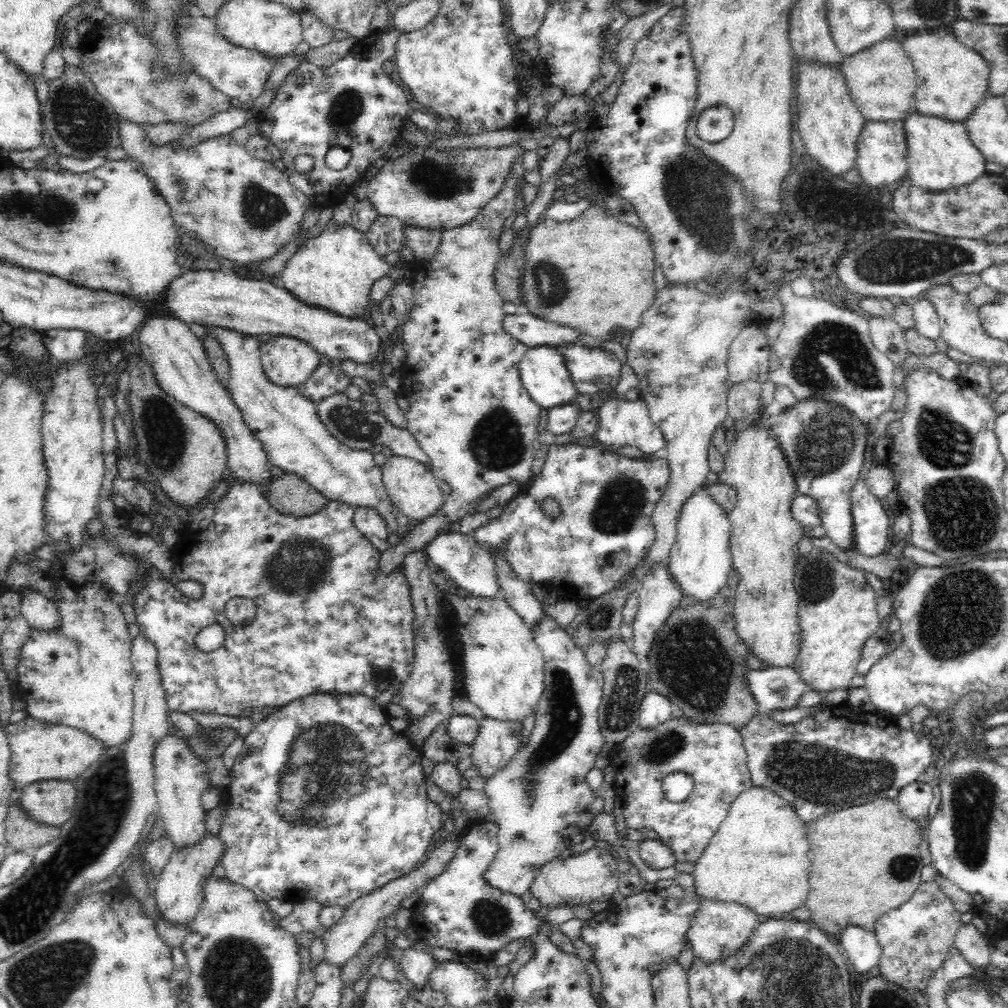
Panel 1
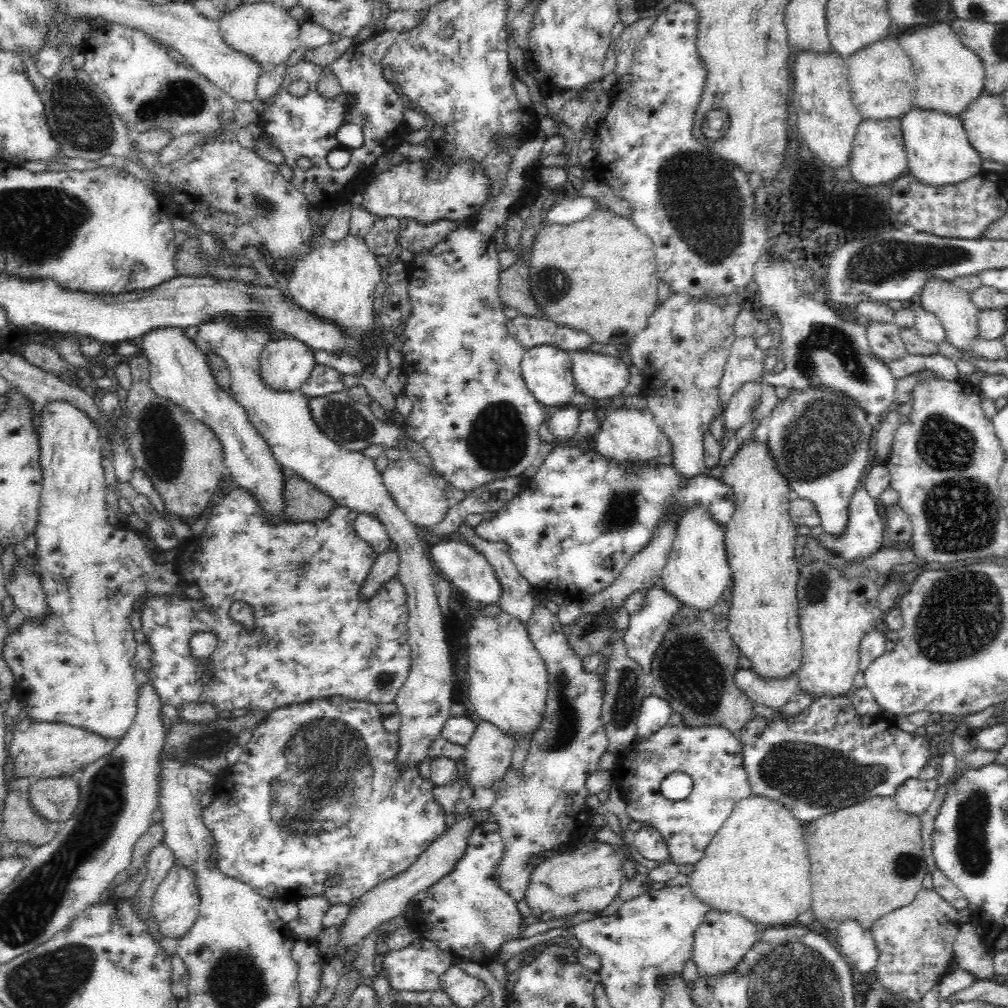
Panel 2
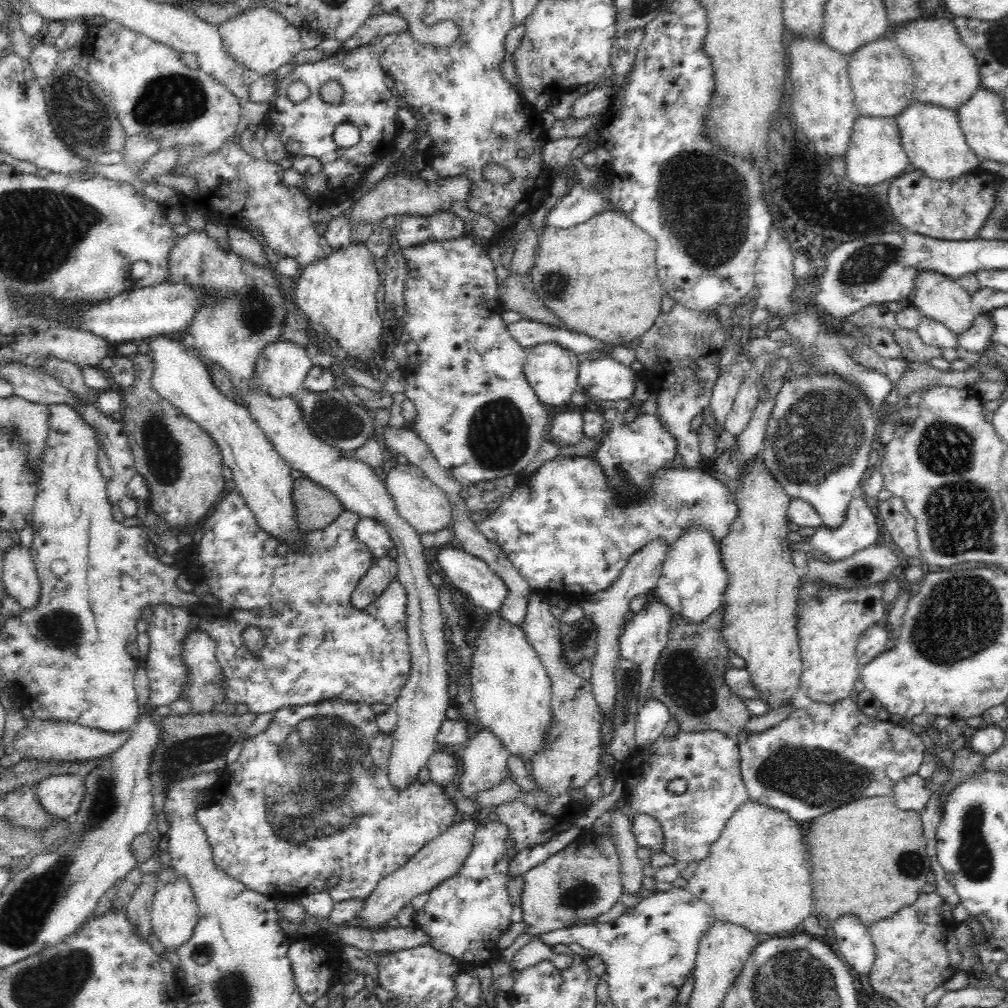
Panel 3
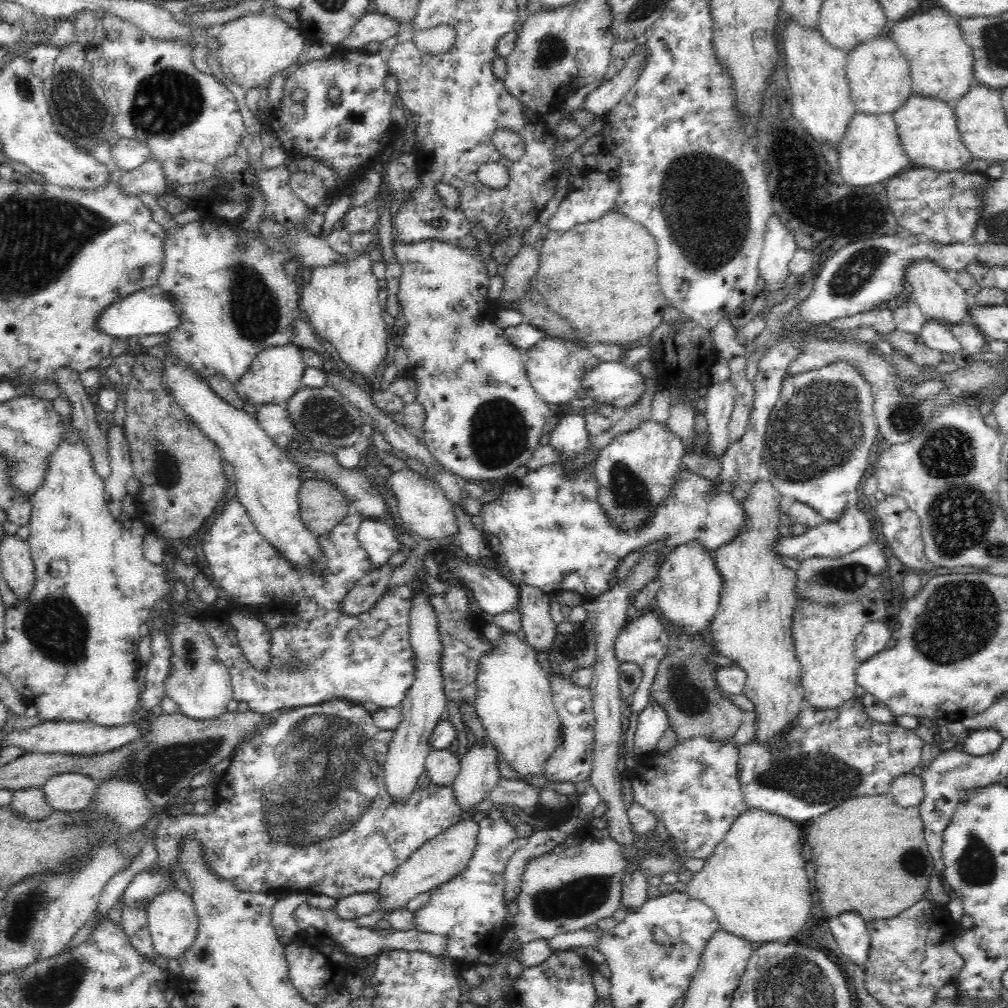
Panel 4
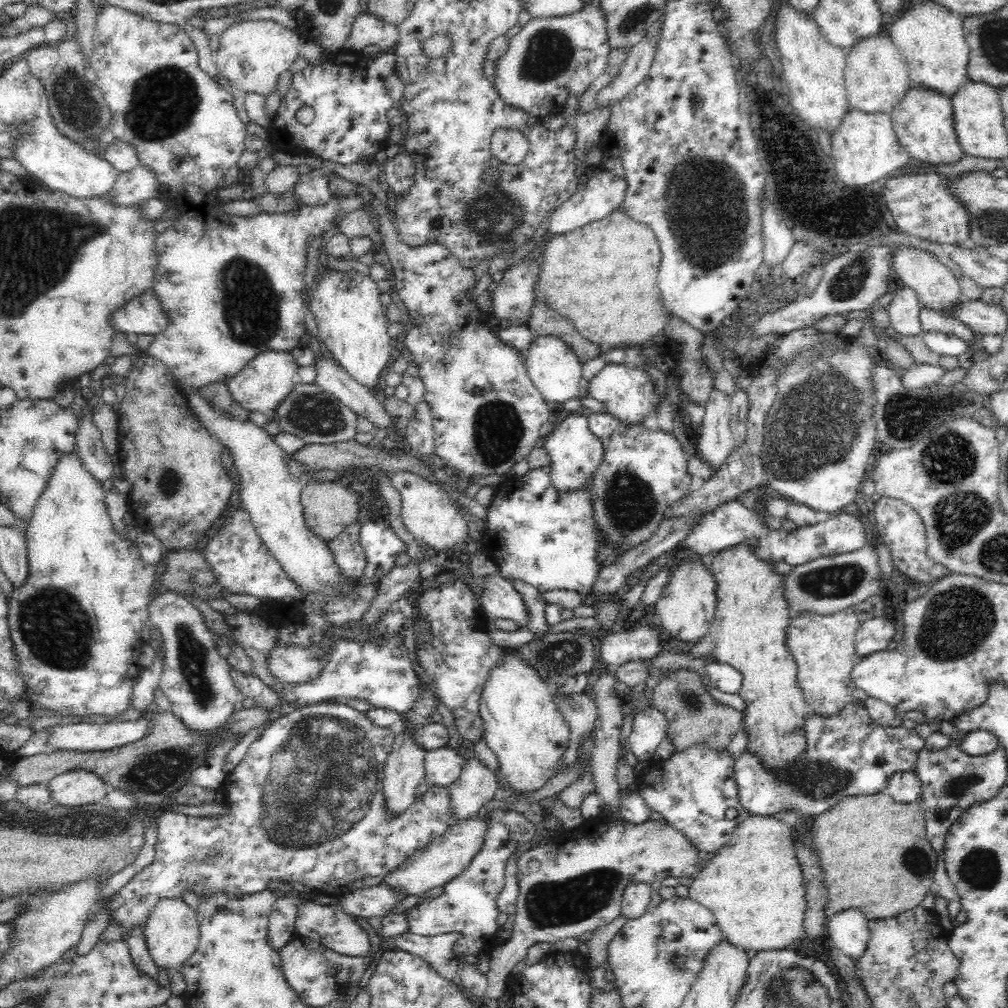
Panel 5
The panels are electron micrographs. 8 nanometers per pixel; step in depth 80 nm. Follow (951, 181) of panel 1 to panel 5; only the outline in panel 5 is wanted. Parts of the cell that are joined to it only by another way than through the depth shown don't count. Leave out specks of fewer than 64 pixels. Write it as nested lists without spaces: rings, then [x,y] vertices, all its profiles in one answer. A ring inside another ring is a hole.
[[[912,84],[904,98],[891,108],[890,120],[900,145],[920,162],[927,165],[954,164],[964,156],[954,132],[951,97]]]

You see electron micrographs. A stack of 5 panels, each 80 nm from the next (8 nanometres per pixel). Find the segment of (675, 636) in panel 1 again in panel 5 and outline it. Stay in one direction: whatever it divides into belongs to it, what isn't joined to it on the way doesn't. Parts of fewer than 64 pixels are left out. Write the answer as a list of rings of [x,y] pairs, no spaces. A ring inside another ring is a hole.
[[[681,669],[676,672],[664,671],[662,680],[649,690],[649,698],[650,705],[656,707],[668,721],[667,738],[674,746],[674,752],[682,753],[694,745],[704,745],[704,748],[722,752],[742,727],[742,712],[729,705],[718,703],[714,697],[710,696],[707,689],[704,689],[698,673],[690,669]]]

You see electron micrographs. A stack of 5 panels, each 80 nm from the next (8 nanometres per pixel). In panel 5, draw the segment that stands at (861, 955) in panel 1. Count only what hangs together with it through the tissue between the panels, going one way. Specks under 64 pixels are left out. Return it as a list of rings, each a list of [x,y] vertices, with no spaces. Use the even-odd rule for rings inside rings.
[[[848,908],[830,914],[828,920],[828,940],[845,956],[860,959],[862,950],[866,948],[871,937],[868,917],[858,908]]]

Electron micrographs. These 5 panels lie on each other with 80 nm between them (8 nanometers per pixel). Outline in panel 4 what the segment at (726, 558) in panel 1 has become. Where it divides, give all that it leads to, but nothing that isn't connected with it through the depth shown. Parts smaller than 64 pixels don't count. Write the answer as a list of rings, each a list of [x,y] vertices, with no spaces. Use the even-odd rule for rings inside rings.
[[[698,541],[678,546],[666,556],[663,564],[659,565],[661,585],[653,608],[664,618],[665,624],[676,625],[683,634],[700,634],[710,626],[720,602],[722,577],[714,567],[713,554],[706,551]]]

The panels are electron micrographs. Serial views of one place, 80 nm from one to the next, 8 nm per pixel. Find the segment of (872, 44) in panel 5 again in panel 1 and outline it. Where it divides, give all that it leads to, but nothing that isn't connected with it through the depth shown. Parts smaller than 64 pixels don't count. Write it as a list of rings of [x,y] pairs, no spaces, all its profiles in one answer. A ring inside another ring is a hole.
[[[894,40],[877,42],[840,64],[849,95],[866,121],[903,121],[916,112],[915,70],[901,43]]]

